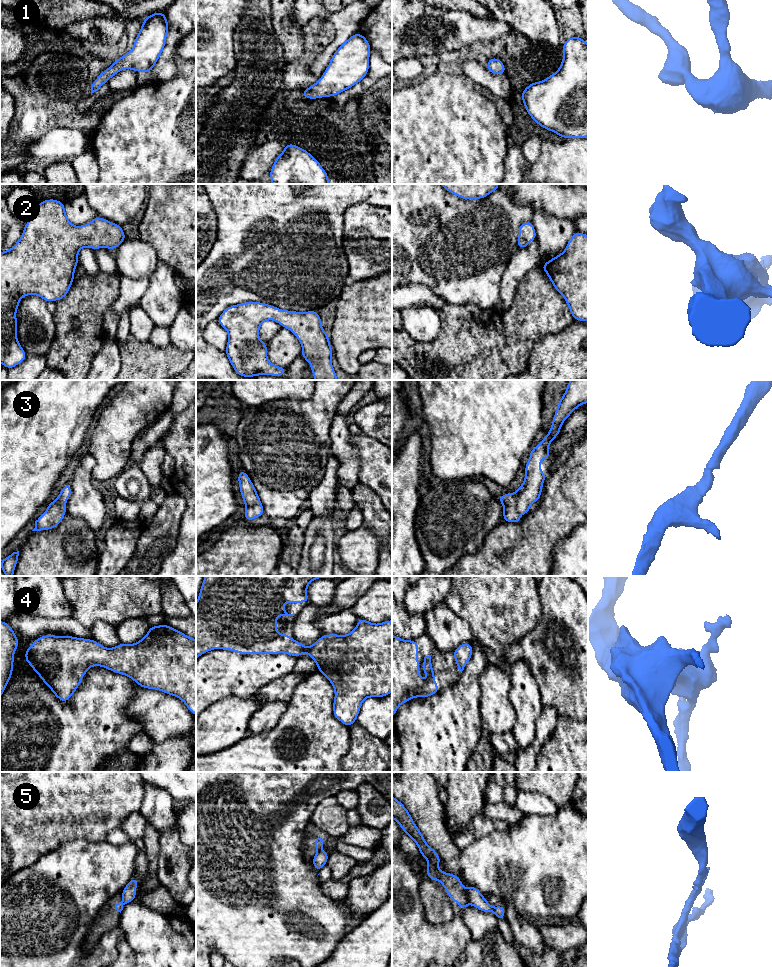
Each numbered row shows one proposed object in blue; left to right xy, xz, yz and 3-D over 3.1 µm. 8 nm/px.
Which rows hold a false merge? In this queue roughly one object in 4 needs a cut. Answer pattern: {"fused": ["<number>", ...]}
{"fused": ["5"]}

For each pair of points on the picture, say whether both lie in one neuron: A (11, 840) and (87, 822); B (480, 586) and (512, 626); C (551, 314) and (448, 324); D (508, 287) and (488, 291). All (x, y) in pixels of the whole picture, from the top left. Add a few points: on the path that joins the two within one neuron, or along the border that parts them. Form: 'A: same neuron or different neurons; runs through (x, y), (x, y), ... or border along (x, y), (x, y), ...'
A: same neuron; runs through (30, 822), (68, 822)
B: same neuron; runs through (490, 596), (500, 606), (502, 616)
C: same neuron; runs through (525, 328), (513, 340), (474, 340)
D: different neurons; border along (497, 300), (494, 307)

